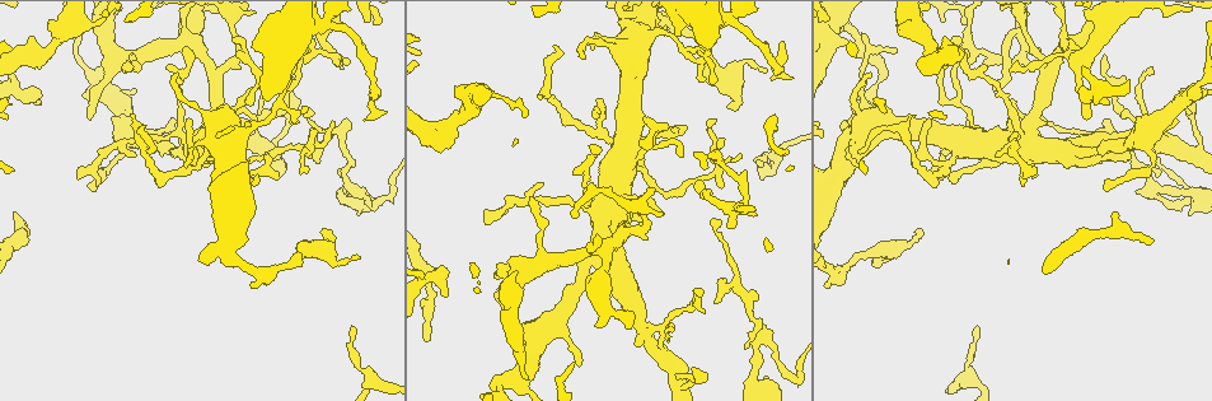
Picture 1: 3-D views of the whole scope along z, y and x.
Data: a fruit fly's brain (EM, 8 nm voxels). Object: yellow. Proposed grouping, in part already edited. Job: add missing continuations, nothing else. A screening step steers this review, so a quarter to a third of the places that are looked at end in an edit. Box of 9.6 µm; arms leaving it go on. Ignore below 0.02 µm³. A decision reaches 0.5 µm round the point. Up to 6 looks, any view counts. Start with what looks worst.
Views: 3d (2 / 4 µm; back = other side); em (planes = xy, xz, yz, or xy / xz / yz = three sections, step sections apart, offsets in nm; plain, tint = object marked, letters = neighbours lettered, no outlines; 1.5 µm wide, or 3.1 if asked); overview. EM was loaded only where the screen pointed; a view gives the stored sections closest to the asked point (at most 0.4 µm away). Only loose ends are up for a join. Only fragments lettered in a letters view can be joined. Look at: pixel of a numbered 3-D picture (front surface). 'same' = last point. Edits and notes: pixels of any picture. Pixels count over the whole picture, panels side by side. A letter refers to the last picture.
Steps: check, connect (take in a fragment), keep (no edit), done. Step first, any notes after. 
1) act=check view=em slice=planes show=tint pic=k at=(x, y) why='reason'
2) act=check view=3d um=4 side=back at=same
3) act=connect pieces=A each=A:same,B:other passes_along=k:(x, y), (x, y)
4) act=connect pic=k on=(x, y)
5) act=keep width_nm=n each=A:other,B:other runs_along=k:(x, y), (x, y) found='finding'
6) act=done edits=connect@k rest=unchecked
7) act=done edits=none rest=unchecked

act=check view=em slice=xz step=4 show=letters pic=1 at=(767, 70) why='tapers out'

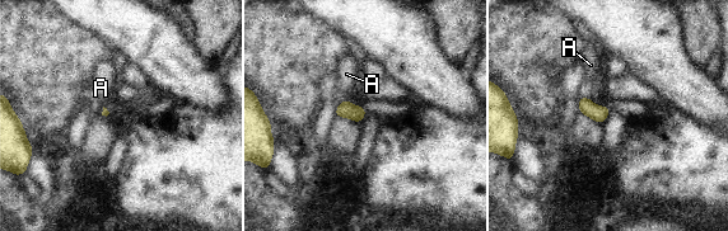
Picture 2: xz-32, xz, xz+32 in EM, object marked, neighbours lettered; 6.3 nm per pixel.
act=keep longest_contact=A:40nm each=A:other border=2:(342, 98), (346, 100) found='no lettered fragment goes on from it'

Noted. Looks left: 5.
act=check view=em slice=yz step=4 show=tint pic=1 at=(666, 340)

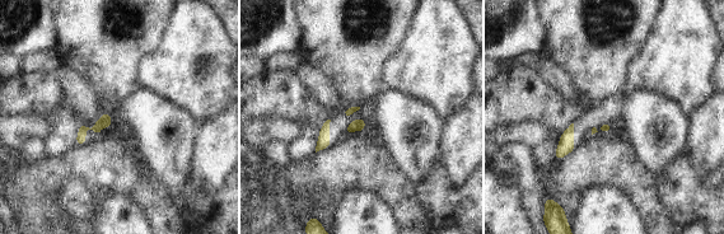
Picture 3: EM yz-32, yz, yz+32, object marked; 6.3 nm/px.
act=check view=em slice=yz step=4 show=letters at=same why='see the neighbours'

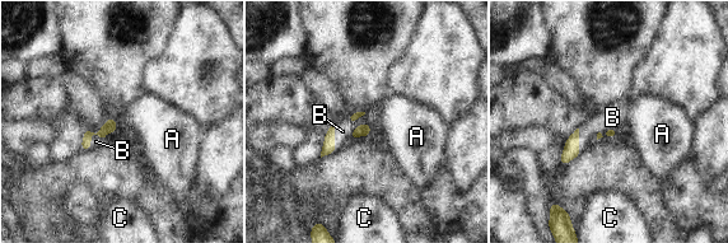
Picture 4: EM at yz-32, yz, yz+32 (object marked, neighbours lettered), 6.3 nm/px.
act=connect pic=4 on=(612, 117) each=A:other,B:same,C:other passes_along=4:(611, 132), (605, 131), (612, 117) found='it goes on there'

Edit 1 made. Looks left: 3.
act=check view=em slice=planes show=letters pic=1 at=(758, 164) why='thin end'

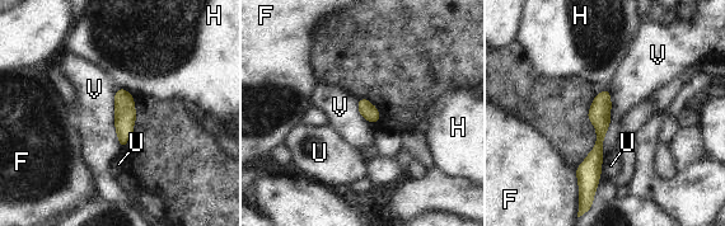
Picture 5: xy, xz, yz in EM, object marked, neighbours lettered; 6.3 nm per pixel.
act=keep each=F:other,H:other,U:other,V:other found='no lettered fragment goes on from it'

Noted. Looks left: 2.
act=done edits=connect@4 rest=unchecked

